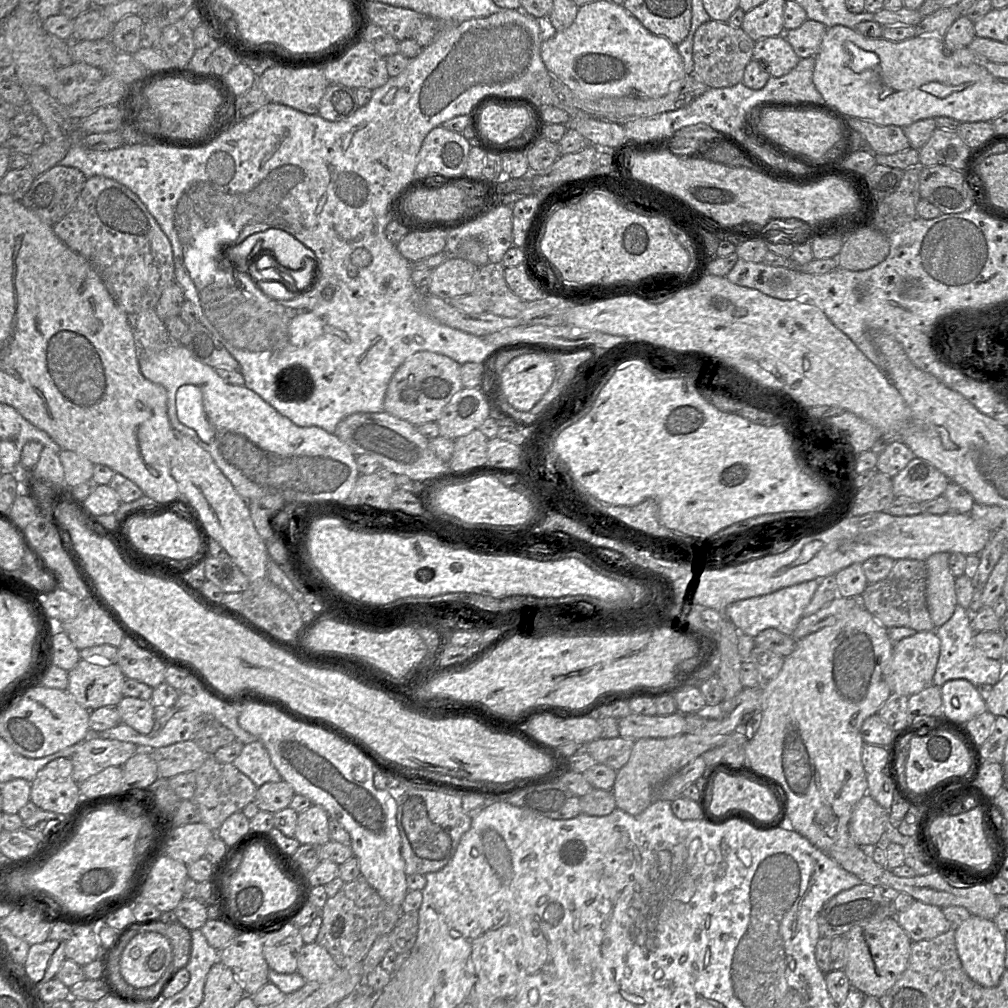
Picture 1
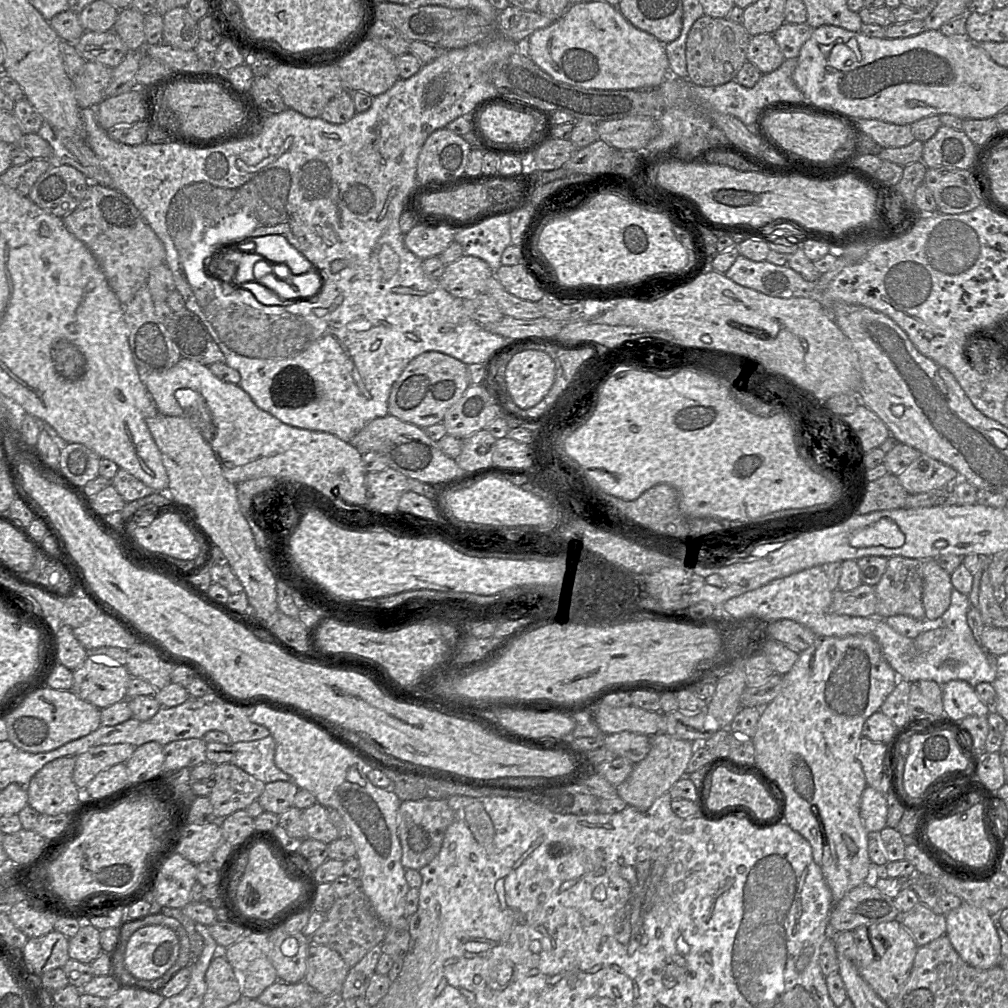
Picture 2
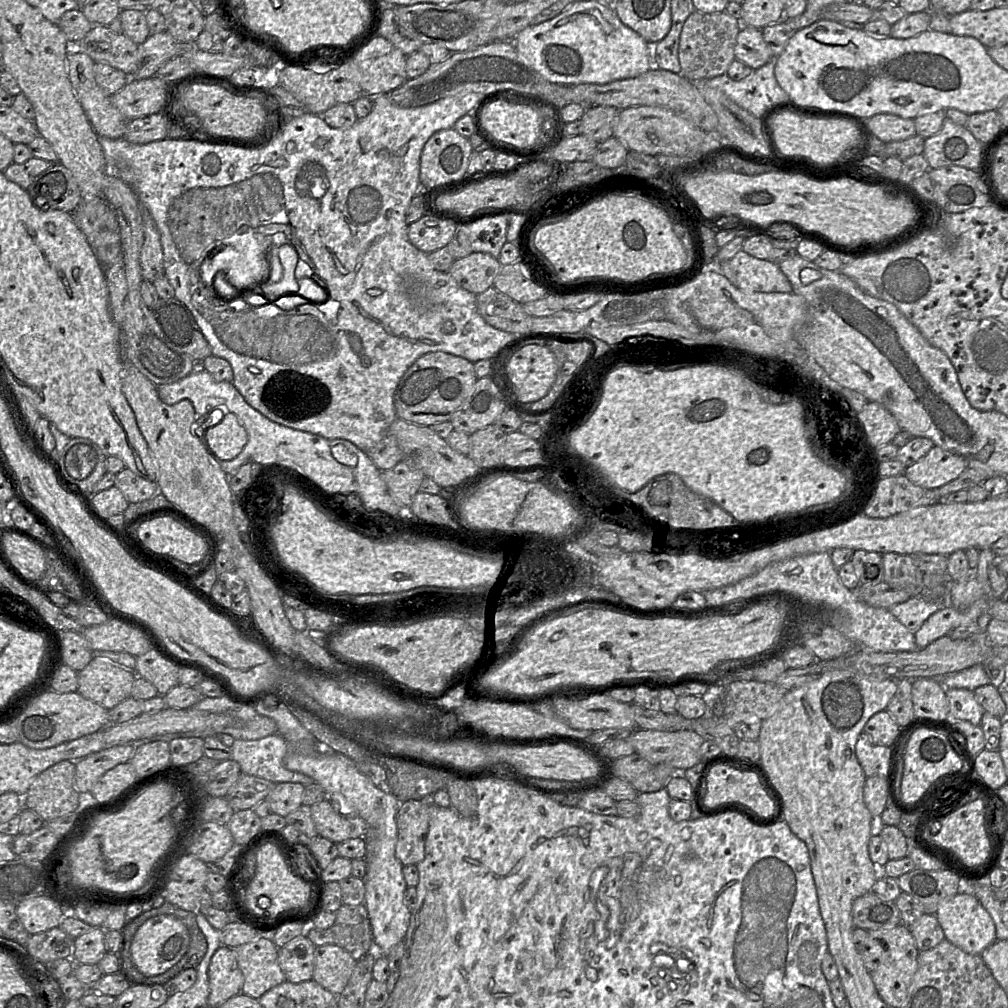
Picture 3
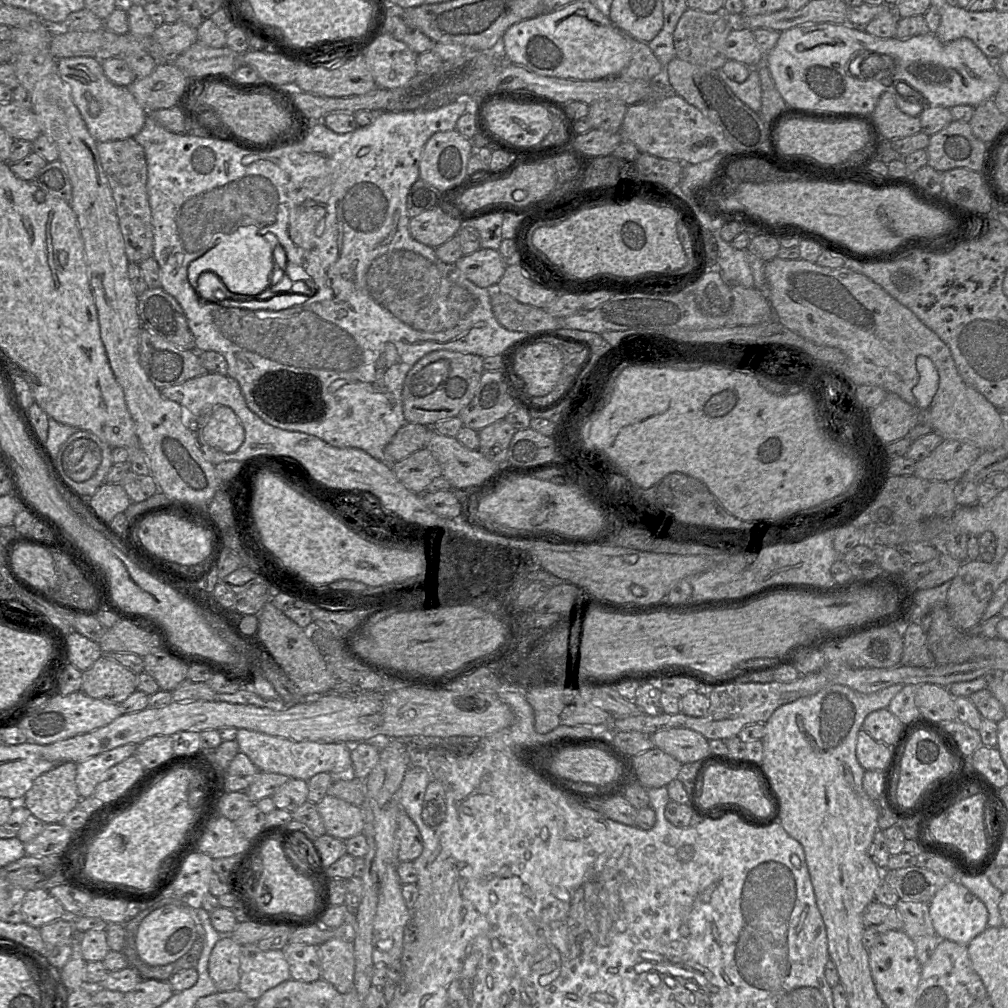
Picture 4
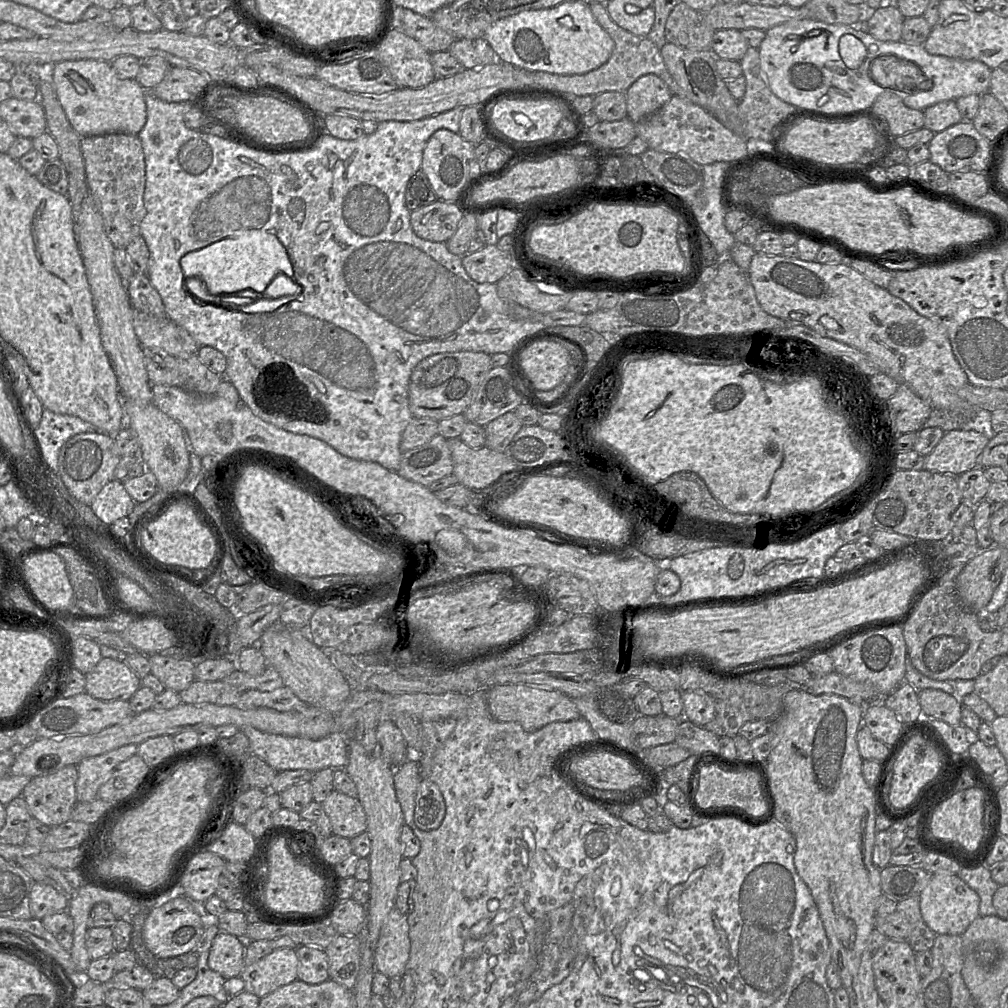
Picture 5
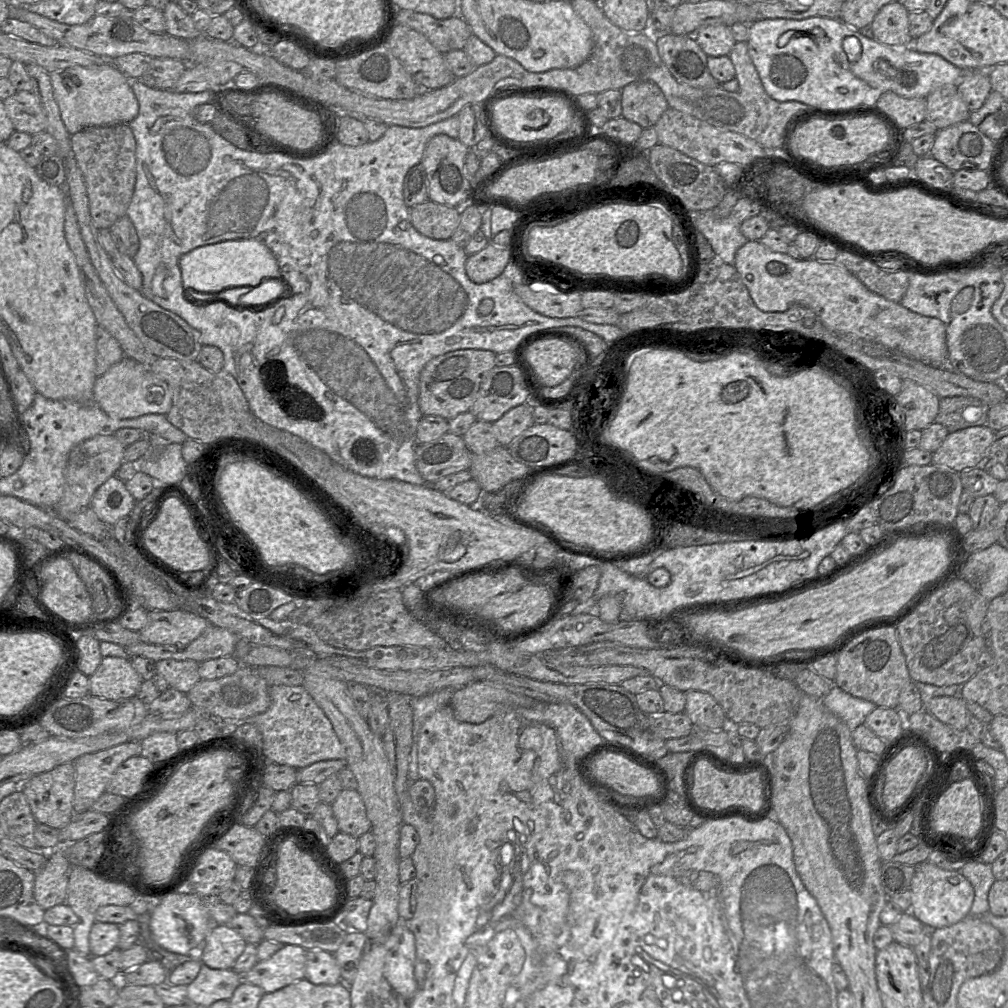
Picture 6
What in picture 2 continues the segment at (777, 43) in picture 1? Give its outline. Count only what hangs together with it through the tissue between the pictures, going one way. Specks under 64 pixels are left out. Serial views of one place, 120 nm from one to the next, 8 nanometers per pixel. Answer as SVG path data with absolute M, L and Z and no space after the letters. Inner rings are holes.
M772 34L752 36L749 41L746 58L747 61L754 64L762 74L776 70L785 60Z

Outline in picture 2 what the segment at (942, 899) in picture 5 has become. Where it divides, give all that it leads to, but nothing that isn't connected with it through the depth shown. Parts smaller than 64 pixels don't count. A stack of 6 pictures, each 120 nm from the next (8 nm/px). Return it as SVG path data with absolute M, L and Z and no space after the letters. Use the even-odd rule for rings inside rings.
M963 903L945 915L946 935L961 959L968 965L986 970L999 965L1001 941L995 926L995 917L986 910Z

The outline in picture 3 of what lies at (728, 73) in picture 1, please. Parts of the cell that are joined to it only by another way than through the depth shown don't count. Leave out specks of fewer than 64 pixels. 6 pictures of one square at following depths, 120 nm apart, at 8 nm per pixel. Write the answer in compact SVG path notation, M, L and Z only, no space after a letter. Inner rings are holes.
M695 10L686 19L679 39L678 59L682 75L688 80L711 79L727 72L730 64L736 60L734 49L739 31L743 27L741 20L726 13L703 13Z

